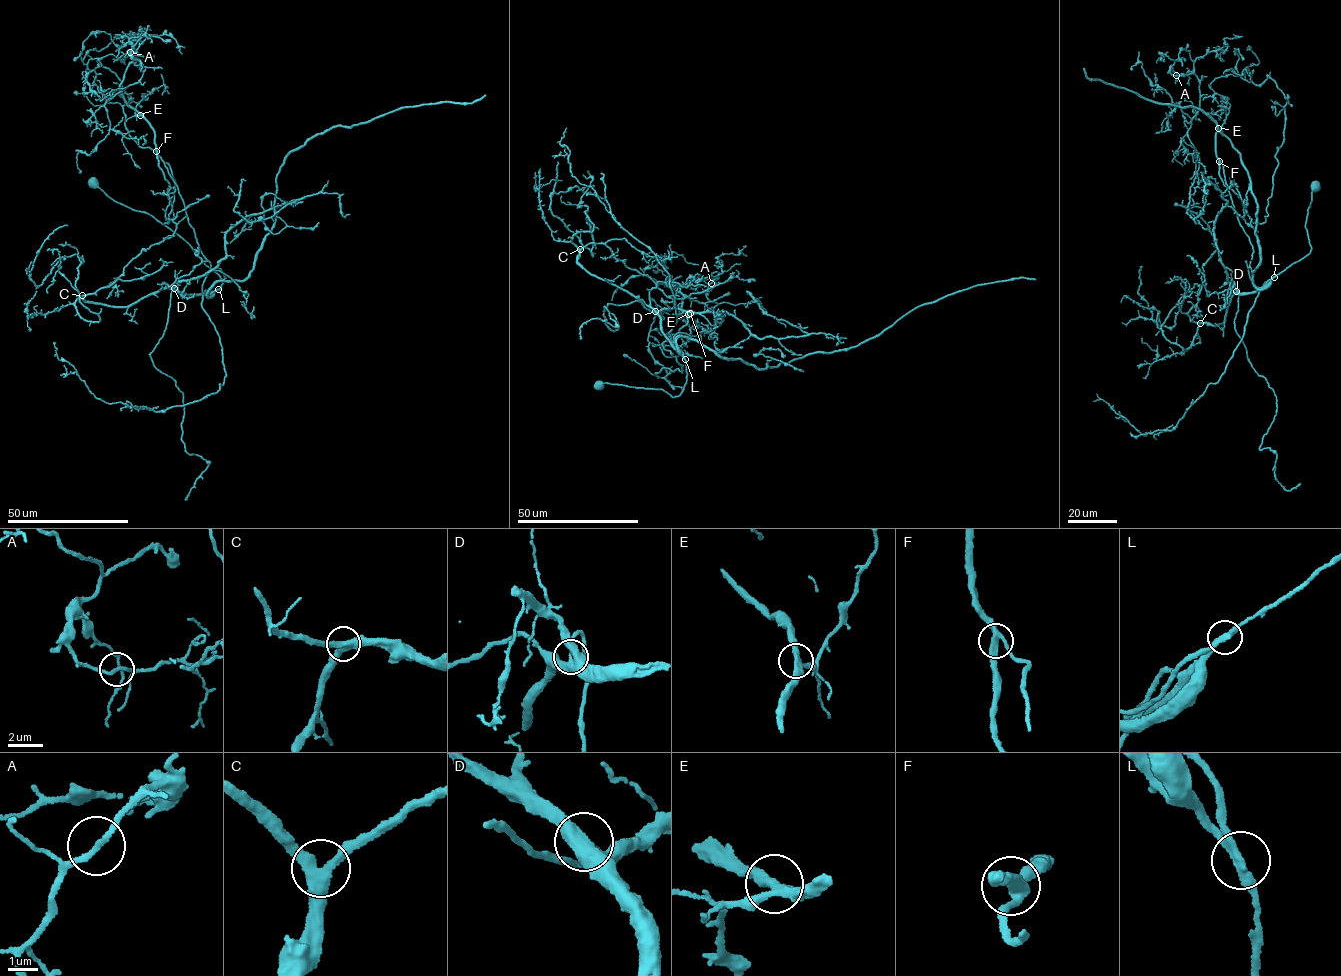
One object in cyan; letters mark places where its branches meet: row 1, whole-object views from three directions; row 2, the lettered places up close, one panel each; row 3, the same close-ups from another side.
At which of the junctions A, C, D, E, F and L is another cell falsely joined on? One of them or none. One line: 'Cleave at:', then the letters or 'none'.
Cleave at: L

